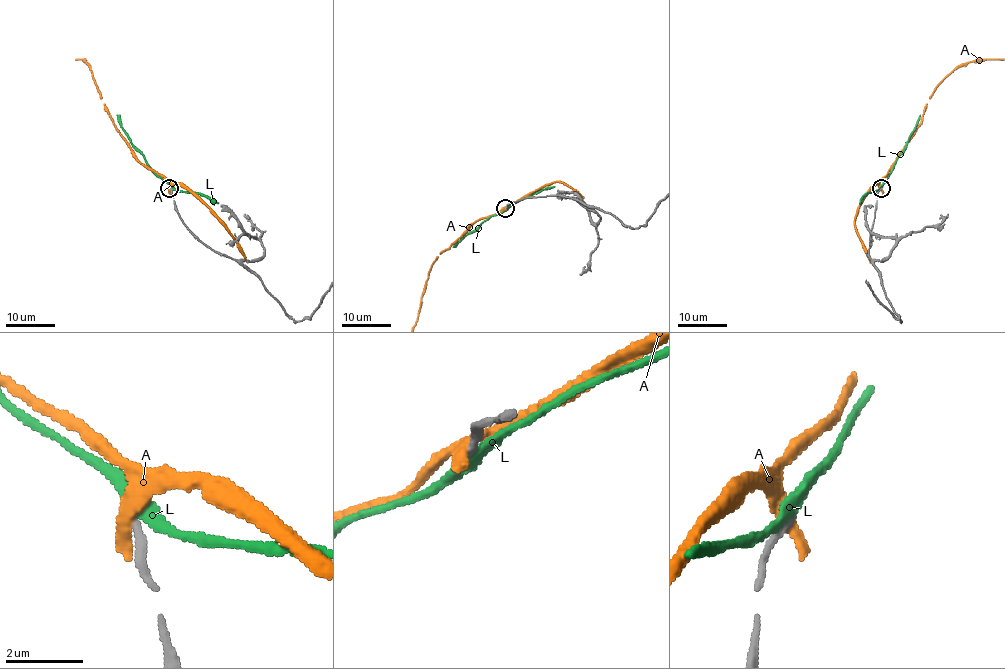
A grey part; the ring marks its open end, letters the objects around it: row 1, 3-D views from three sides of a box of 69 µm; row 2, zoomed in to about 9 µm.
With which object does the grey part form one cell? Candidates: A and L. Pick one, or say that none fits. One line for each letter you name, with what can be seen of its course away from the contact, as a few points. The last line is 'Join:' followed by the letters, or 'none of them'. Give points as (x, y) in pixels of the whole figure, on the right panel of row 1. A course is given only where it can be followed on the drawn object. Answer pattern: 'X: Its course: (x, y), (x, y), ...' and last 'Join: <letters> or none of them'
Join: none of them

